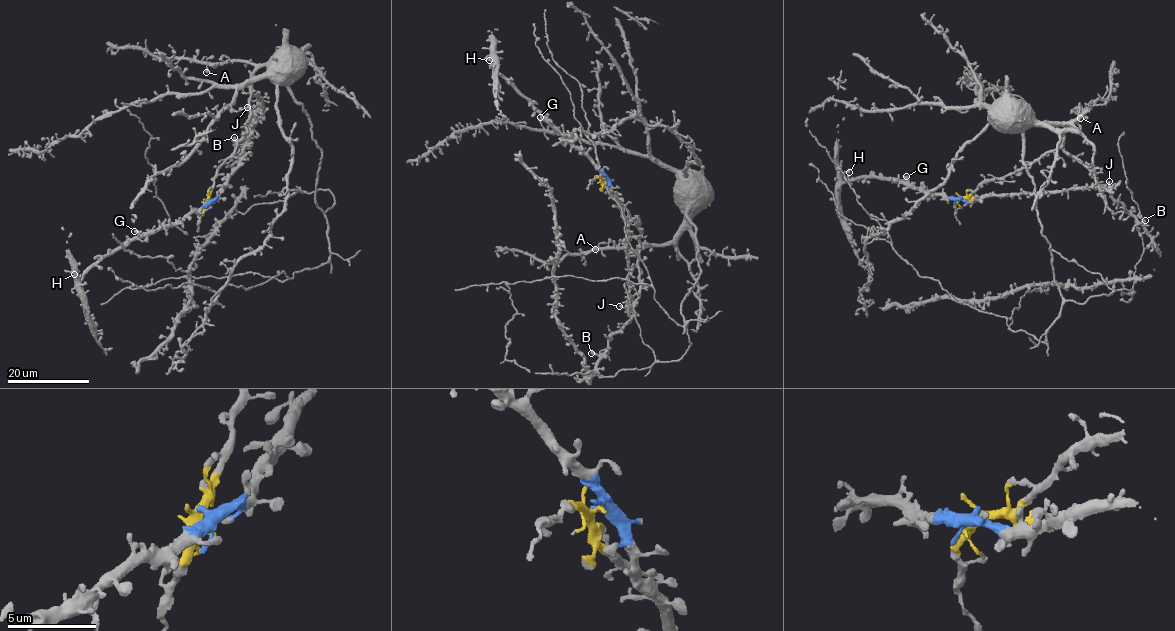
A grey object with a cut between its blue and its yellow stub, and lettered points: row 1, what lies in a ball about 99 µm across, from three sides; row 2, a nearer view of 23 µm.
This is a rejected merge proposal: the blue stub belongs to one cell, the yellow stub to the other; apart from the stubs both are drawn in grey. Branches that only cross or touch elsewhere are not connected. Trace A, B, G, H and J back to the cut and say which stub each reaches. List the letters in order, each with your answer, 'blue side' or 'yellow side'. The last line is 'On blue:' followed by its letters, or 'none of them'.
A: yellow side
B: yellow side
G: blue side
H: blue side
J: blue side
On blue: G, H, J

